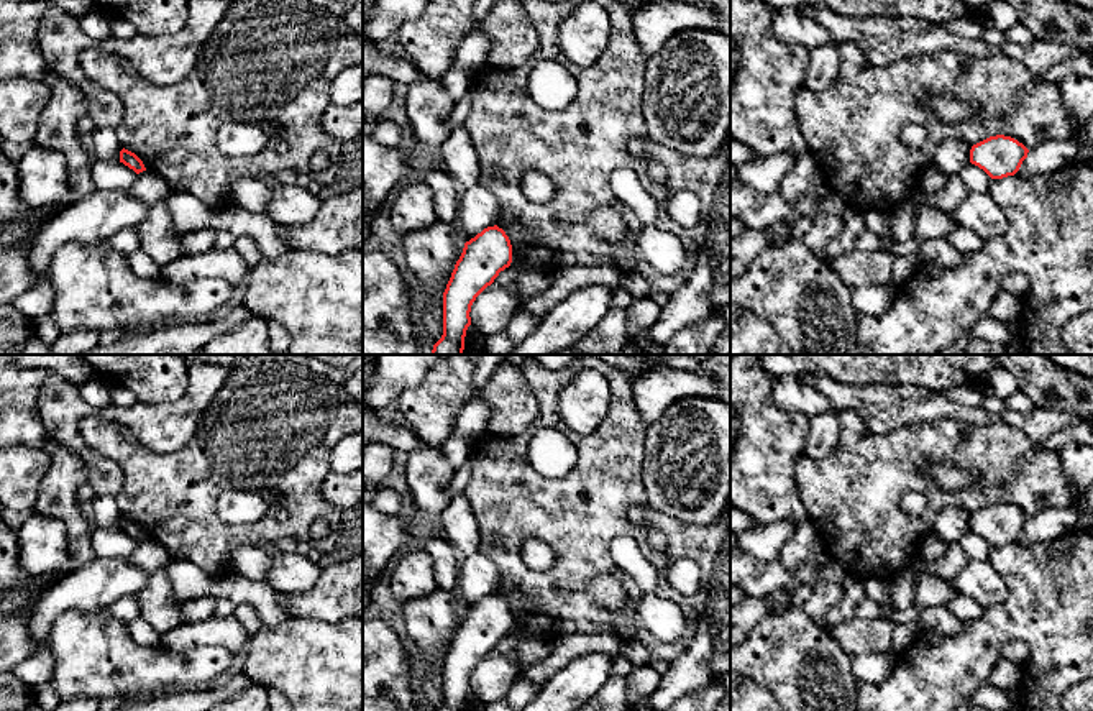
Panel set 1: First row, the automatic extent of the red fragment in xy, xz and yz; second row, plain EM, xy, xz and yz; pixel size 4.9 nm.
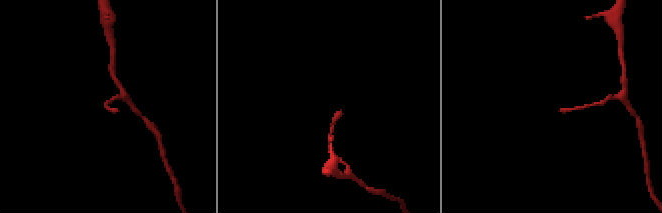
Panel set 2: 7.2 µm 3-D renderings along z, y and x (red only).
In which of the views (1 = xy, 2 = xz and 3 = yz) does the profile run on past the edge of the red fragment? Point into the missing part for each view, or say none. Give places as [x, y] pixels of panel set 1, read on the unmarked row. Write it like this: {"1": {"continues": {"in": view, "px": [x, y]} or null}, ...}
{"1": {"continues": null}, "2": {"continues": null}, "3": {"continues": null}}

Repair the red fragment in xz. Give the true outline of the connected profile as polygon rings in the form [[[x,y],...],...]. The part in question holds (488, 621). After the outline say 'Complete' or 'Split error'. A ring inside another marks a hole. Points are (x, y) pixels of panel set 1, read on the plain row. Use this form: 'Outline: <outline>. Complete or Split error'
Outline: [[[497,593],[464,611],[443,660],[443,703],[437,711],[464,711],[473,670],[510,631],[510,608]]]. Complete

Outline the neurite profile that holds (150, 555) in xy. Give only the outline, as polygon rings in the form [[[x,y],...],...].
[[[148,537],[139,540],[135,552],[126,558],[126,562],[148,575],[166,570],[172,560],[174,558],[159,542]]]

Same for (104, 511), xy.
[[[95,496],[85,509],[90,522],[102,529],[120,529],[120,519],[123,517],[115,496]]]

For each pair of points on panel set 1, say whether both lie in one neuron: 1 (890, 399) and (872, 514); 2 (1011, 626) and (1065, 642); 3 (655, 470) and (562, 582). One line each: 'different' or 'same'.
1: different
2: same
3: different

